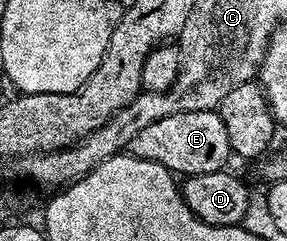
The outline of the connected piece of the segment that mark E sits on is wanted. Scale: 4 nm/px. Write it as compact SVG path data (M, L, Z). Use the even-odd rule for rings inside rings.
M216 109L166 115L166 119L158 119L158 123L150 123L150 127L138 131L138 135L130 139L127 152L138 159L158 163L173 175L184 177L206 175L210 171L224 169L228 157L233 156L230 139L226 139L226 126Z

